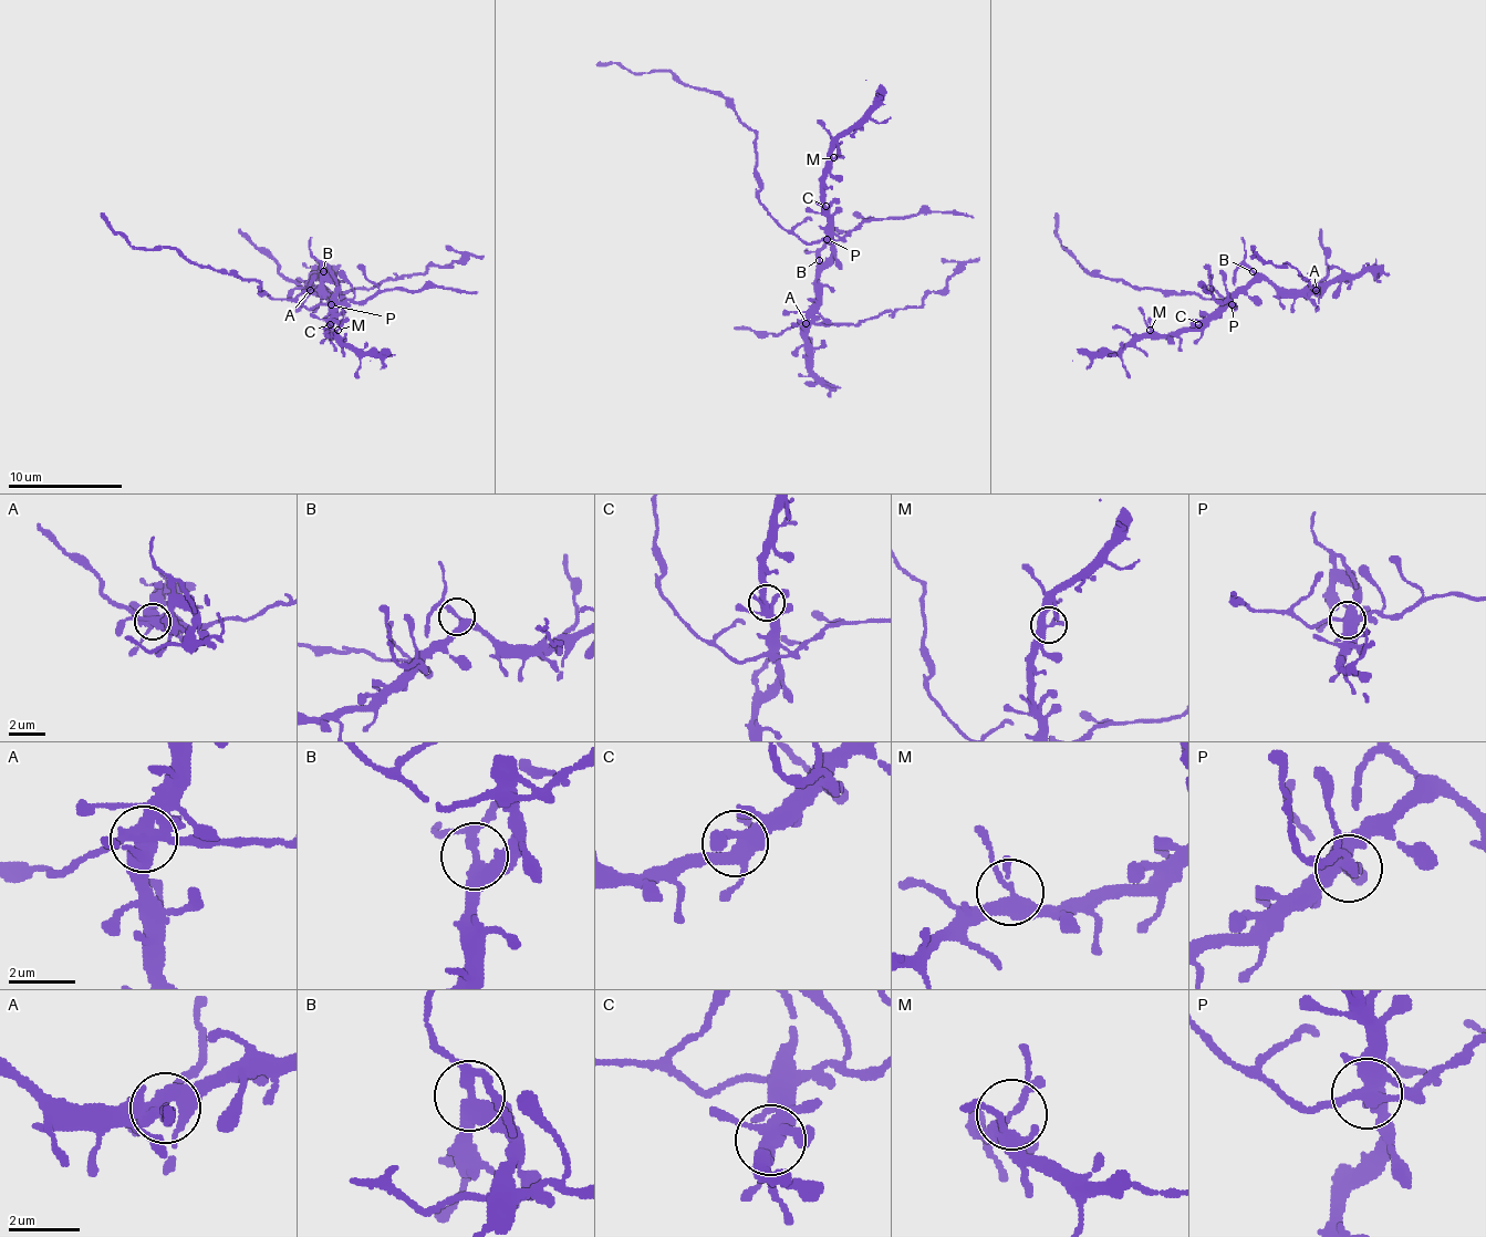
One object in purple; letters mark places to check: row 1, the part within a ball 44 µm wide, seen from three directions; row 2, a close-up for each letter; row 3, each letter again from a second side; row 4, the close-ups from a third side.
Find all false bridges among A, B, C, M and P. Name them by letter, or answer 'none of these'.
A, B, P

